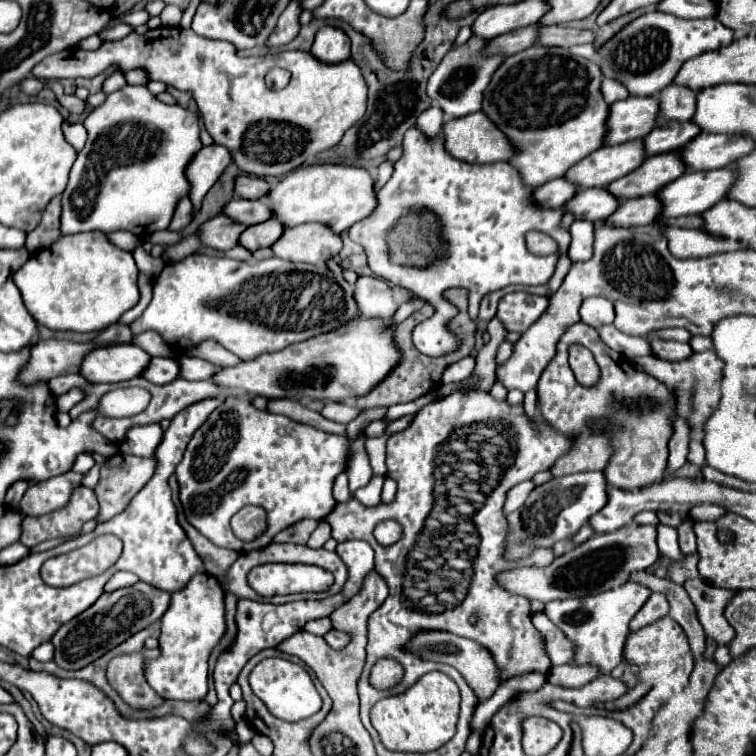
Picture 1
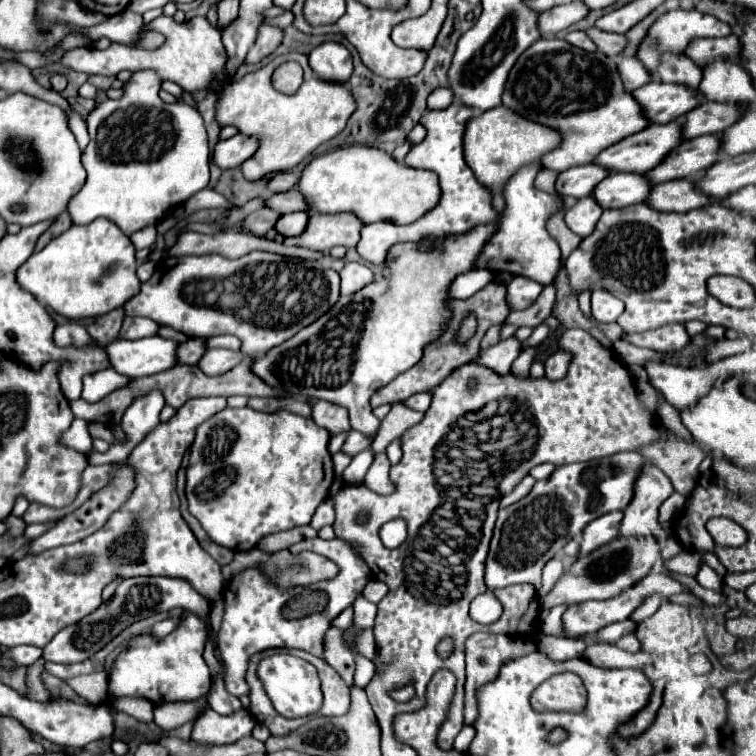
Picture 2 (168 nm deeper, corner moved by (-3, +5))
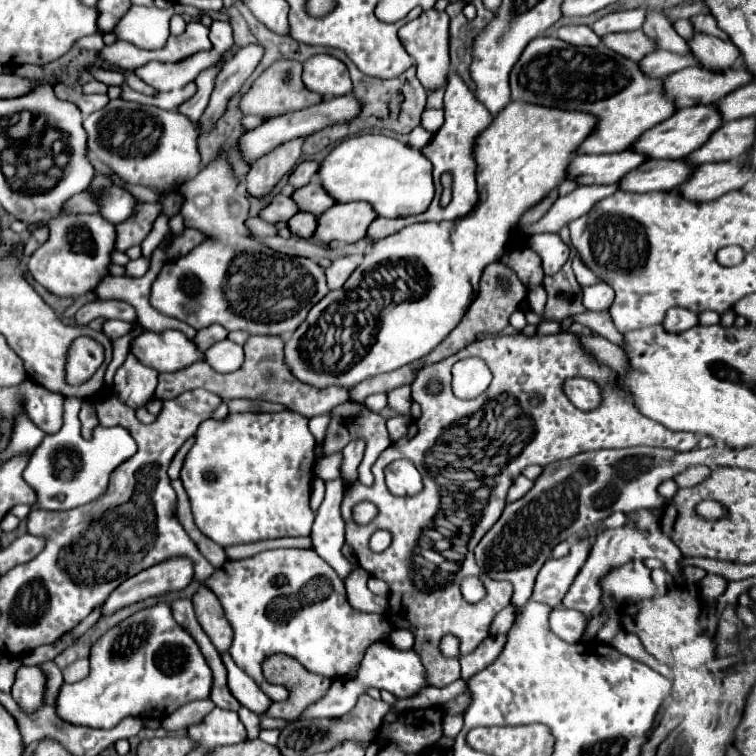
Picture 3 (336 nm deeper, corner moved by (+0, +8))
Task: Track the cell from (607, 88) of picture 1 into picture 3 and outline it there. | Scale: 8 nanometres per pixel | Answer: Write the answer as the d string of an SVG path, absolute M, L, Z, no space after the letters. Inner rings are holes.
M654 51L640 61L642 71L649 77L668 77L692 65L698 65L698 59L694 59L692 53L678 55L672 51Z

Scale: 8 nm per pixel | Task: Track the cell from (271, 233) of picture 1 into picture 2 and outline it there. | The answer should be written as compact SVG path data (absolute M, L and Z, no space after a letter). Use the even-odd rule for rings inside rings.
M293 212L293 214L281 216L281 218L277 220L275 230L277 230L281 236L285 236L285 238L287 238L287 236L299 236L299 234L305 230L307 222L309 222L309 214L305 214L305 212Z

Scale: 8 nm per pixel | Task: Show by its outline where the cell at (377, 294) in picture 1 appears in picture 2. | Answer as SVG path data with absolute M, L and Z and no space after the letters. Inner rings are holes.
M357 262L345 264L345 268L339 274L341 274L341 294L355 294L357 290L361 290L361 286L367 286L375 278L369 266Z

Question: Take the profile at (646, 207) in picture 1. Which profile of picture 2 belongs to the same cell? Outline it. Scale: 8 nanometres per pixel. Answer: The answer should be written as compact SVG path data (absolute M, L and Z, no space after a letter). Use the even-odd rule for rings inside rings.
M671 180L655 184L649 192L649 198L645 200L649 208L657 208L659 212L687 212L693 208L701 208L709 202L717 200L705 198L691 180Z

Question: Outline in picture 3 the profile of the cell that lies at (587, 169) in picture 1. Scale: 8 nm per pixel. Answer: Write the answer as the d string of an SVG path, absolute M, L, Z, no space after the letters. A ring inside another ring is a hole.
M696 105L690 109L678 109L670 119L646 131L646 135L642 135L632 149L648 155L650 159L684 159L692 151L702 147L702 143L706 143L704 139L710 137L720 125L722 125L722 117L716 105Z

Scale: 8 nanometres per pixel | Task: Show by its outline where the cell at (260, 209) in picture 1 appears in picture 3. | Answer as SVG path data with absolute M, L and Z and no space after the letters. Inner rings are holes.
M310 181L308 185L296 189L292 195L294 201L298 203L300 211L308 211L314 215L322 215L326 209L330 209L336 201L326 193L326 189L320 185L320 181Z

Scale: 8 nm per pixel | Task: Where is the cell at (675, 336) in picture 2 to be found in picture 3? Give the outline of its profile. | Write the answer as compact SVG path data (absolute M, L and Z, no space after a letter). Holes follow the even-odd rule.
M672 307L666 317L664 317L664 329L670 333L682 333L694 325L698 325L698 315L694 311L682 309L682 307Z

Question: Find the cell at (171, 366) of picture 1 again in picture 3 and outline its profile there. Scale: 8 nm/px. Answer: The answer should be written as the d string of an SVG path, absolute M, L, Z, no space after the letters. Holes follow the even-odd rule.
M210 325L210 327L198 331L194 343L198 345L200 351L206 351L208 347L212 347L214 343L218 343L218 341L222 341L222 339L226 339L226 337L228 337L228 331L226 331L224 327L220 327L220 325Z

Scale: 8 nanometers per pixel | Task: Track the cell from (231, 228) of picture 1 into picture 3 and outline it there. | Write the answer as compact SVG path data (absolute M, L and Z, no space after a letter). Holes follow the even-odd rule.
M276 195L276 197L272 199L272 203L270 203L266 209L262 209L260 217L262 217L264 221L268 221L268 223L280 223L280 221L286 223L286 221L292 219L298 211L300 211L300 209L298 209L298 205L294 203L292 197Z

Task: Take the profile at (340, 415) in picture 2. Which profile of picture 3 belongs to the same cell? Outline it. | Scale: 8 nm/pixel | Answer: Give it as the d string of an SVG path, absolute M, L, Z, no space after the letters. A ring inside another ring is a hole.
M330 413L318 415L318 417L312 417L310 419L310 431L316 435L316 439L324 439L324 433L326 433L326 425L328 423L330 423Z

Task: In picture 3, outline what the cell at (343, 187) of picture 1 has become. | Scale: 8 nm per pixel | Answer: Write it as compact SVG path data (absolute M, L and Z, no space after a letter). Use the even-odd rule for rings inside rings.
M358 135L344 139L320 165L324 189L338 201L366 201L380 217L410 217L424 213L434 197L432 163L420 149L386 135Z

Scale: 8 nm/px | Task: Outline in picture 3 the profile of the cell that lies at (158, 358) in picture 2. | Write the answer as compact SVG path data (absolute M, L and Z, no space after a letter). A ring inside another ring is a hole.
M144 331L134 339L130 353L134 353L144 365L156 369L158 373L180 371L196 361L204 359L204 353L180 331L150 333Z

